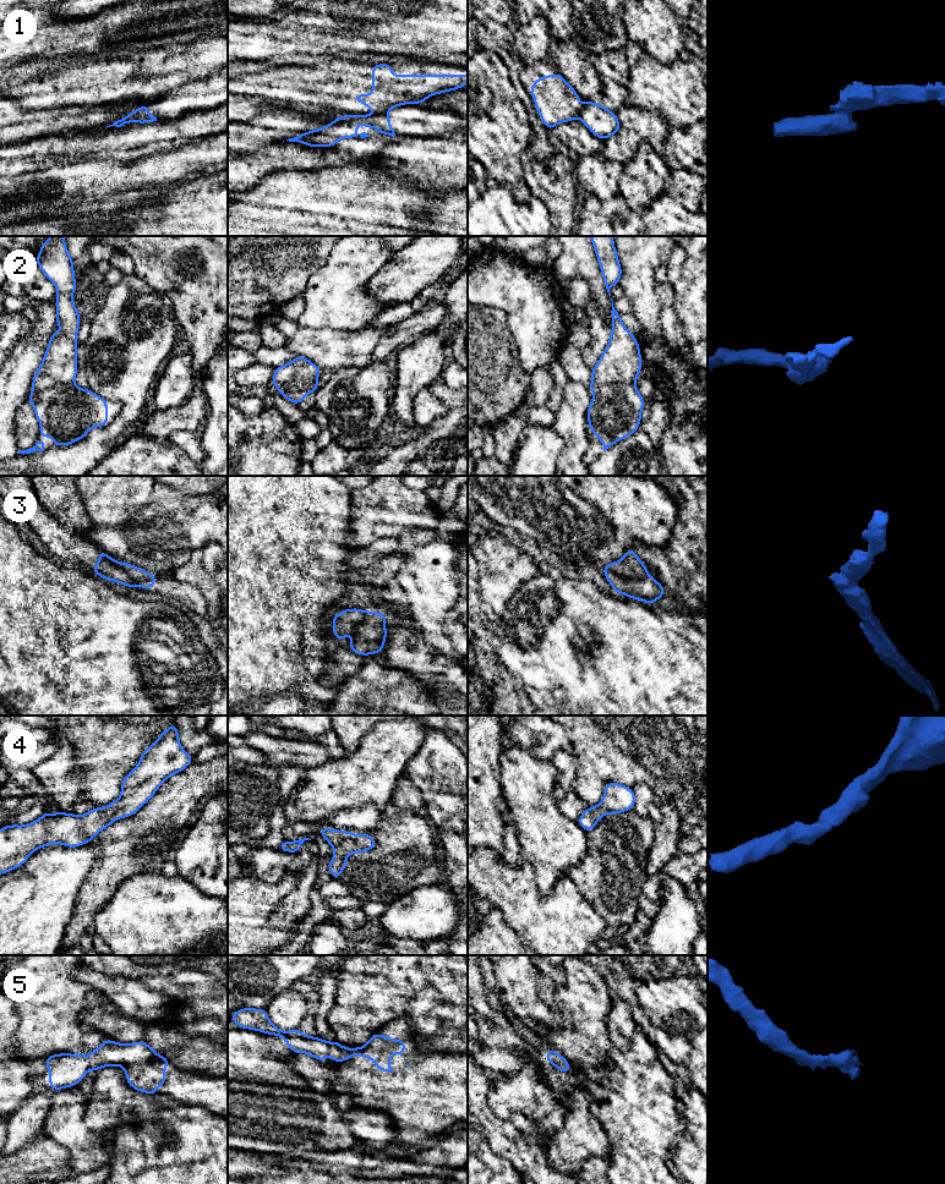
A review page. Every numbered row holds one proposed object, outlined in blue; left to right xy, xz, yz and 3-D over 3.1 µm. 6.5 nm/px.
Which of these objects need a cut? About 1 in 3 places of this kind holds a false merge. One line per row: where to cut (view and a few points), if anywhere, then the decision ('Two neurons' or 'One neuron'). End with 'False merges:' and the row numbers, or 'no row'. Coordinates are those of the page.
1: Split along xz (387, 109), (377, 113). Two neurons
2: Split along xy (72, 381), (45, 388), (33, 404). Two neurons
3: Split along yz (605, 566), (627, 577), (643, 579), (648, 575). Two neurons
4: No split. One neuron
5: No split. One neuron
False merges: 1, 2, 3

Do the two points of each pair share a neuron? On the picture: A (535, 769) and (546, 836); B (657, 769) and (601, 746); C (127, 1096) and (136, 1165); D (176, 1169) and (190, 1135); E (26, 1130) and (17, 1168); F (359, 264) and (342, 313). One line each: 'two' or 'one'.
A: one
B: one
C: one
D: one
E: two
F: one

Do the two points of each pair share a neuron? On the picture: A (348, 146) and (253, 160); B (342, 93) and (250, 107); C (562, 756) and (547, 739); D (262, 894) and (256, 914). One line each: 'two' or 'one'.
A: one
B: one
C: two
D: one

